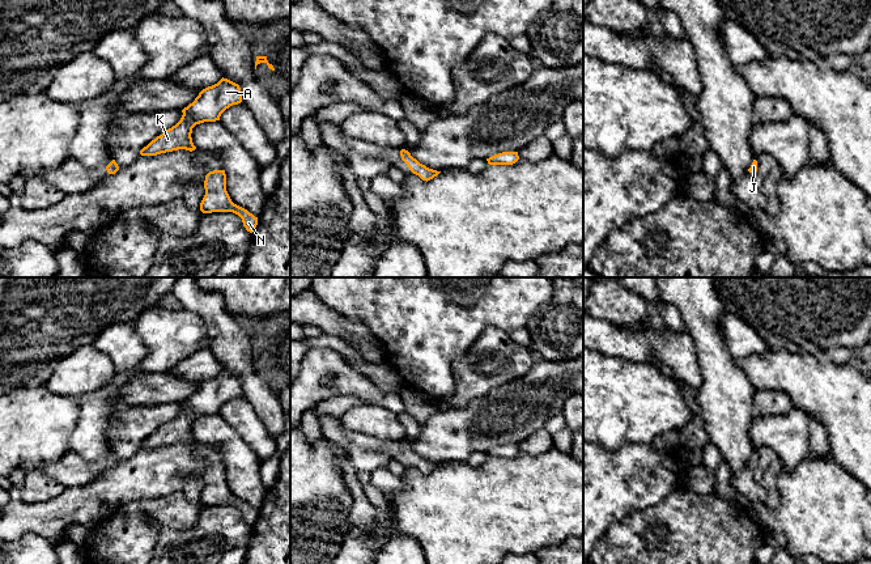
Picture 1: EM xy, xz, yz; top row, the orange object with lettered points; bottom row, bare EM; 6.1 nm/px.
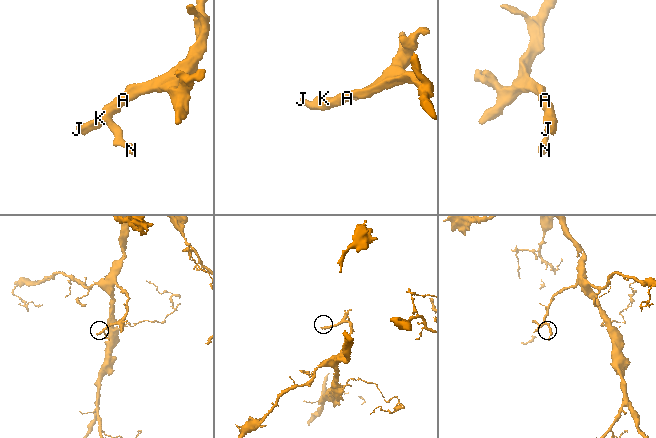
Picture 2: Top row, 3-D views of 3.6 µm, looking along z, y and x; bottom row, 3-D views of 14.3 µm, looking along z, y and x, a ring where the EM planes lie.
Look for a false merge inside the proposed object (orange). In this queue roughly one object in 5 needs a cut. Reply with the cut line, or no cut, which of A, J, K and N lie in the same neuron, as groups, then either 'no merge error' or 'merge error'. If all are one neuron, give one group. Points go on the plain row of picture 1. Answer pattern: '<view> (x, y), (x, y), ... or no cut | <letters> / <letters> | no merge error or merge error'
no cut | A J K N | no merge error

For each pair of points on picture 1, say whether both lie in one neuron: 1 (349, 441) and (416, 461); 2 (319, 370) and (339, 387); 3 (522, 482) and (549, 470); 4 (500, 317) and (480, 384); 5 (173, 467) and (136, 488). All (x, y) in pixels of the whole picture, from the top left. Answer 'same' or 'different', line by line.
1: same
2: same
3: same
4: different
5: same

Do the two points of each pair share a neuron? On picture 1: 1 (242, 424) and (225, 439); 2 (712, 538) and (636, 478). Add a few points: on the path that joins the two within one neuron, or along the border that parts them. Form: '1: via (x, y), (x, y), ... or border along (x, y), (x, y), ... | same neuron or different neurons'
1: border along (219, 414), (255, 453) | different neurons
2: border along (682, 484), (671, 490), (658, 503), (634, 512) | different neurons

